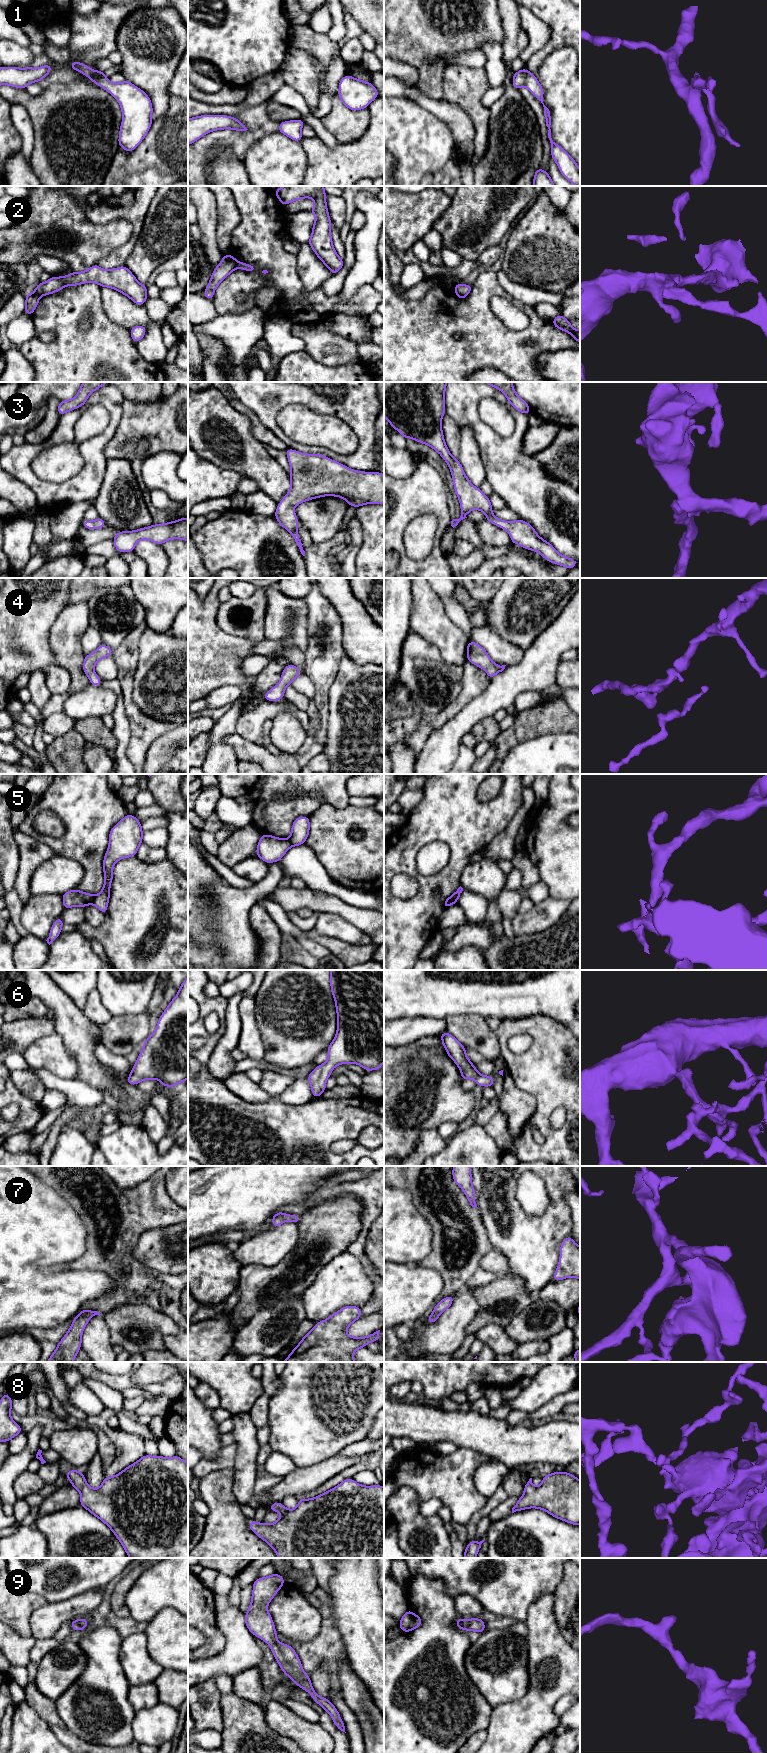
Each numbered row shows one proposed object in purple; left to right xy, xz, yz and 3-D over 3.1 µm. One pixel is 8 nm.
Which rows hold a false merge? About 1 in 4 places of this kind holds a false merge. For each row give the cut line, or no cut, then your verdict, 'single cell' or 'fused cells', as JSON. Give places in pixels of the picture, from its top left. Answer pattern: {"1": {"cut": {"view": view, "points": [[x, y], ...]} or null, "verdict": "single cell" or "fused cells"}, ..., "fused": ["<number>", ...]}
{"1": {"cut": null, "verdict": "single cell"}, "2": {"cut": {"view": "xz", "points": [[236, 260], [234, 268]]}, "verdict": "fused cells"}, "3": {"cut": null, "verdict": "single cell"}, "4": {"cut": null, "verdict": "single cell"}, "5": {"cut": {"view": "xy", "points": [[95, 896], [91, 903]]}, "verdict": "fused cells"}, "6": {"cut": null, "verdict": "single cell"}, "7": {"cut": null, "verdict": "single cell"}, "8": {"cut": null, "verdict": "single cell"}, "9": {"cut": null, "verdict": "single cell"}, "fused": ["2", "5"]}

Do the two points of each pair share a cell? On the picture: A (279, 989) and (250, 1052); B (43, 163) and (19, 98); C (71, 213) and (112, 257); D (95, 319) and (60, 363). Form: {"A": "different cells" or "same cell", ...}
{"A": "different cells", "B": "same cell", "C": "different cells", "D": "same cell"}

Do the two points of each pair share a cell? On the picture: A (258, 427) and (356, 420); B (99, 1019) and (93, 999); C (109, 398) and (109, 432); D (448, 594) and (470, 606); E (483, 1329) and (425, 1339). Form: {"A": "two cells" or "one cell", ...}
{"A": "two cells", "B": "one cell", "C": "one cell", "D": "two cells", "E": "two cells"}

